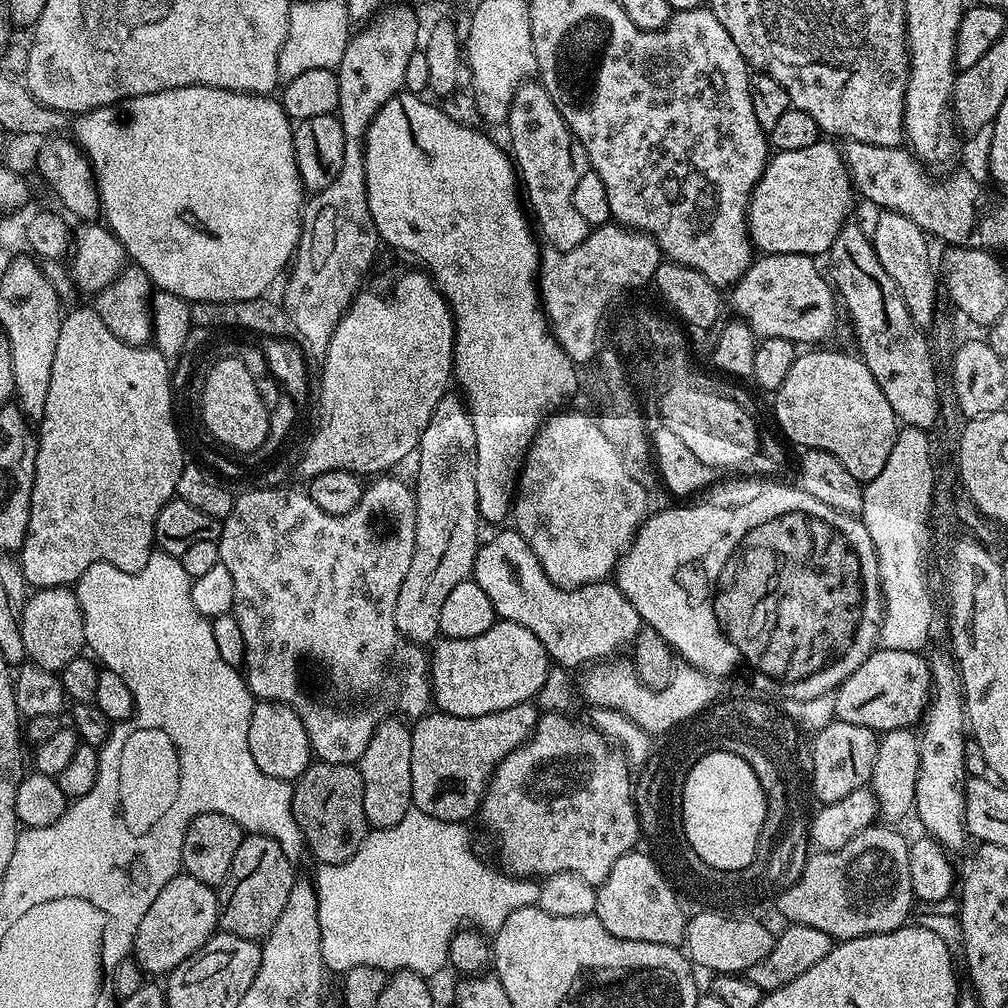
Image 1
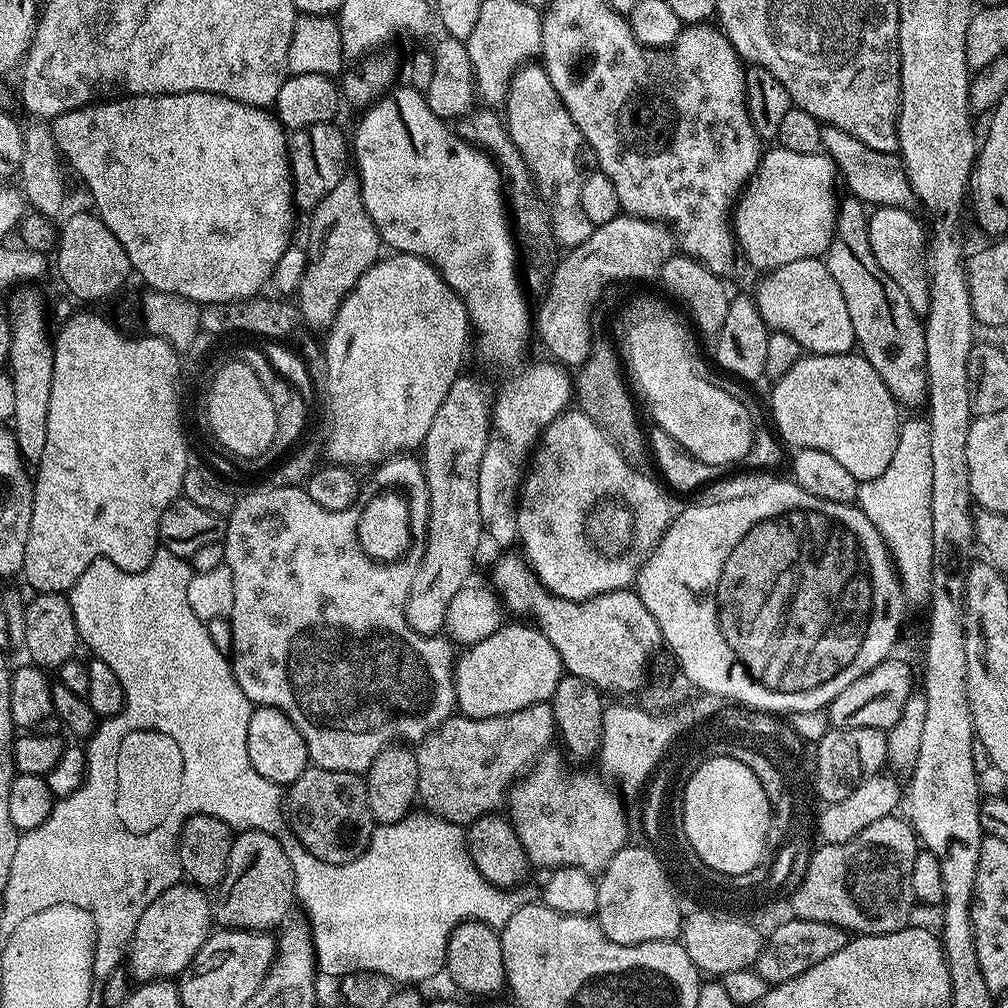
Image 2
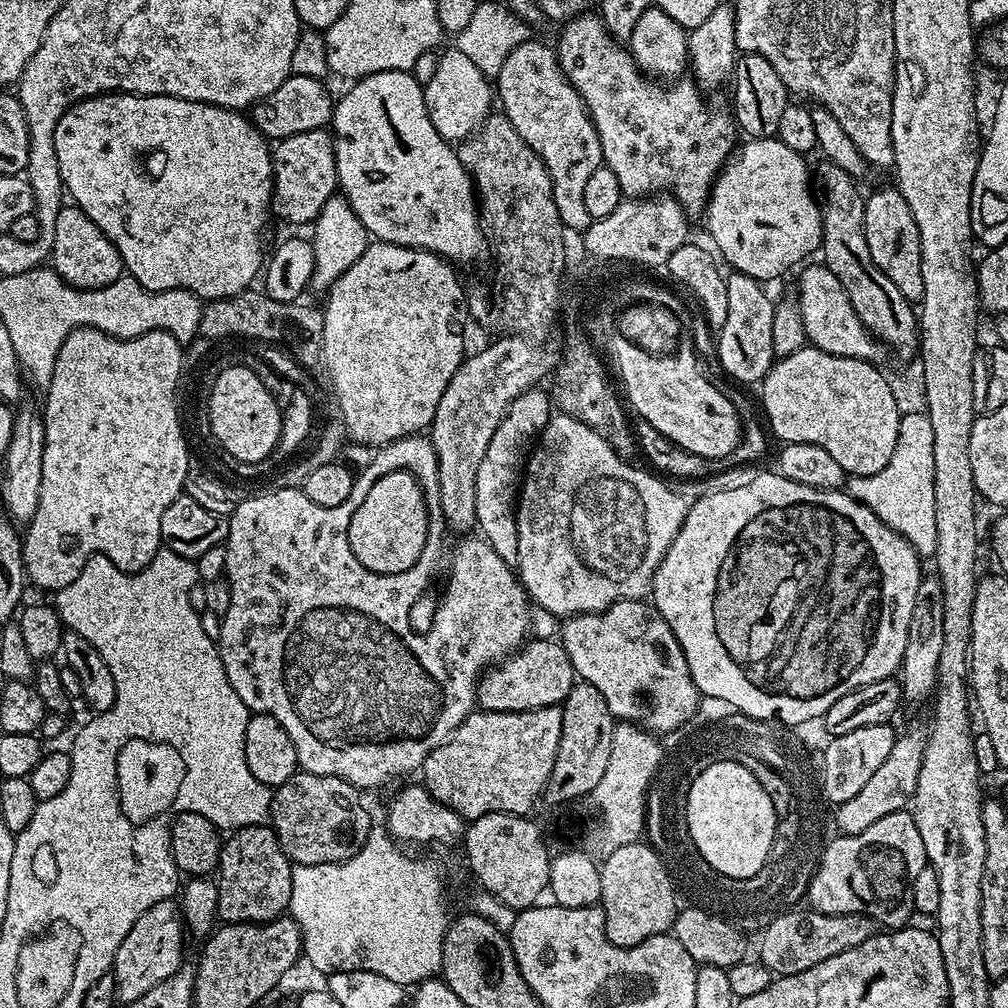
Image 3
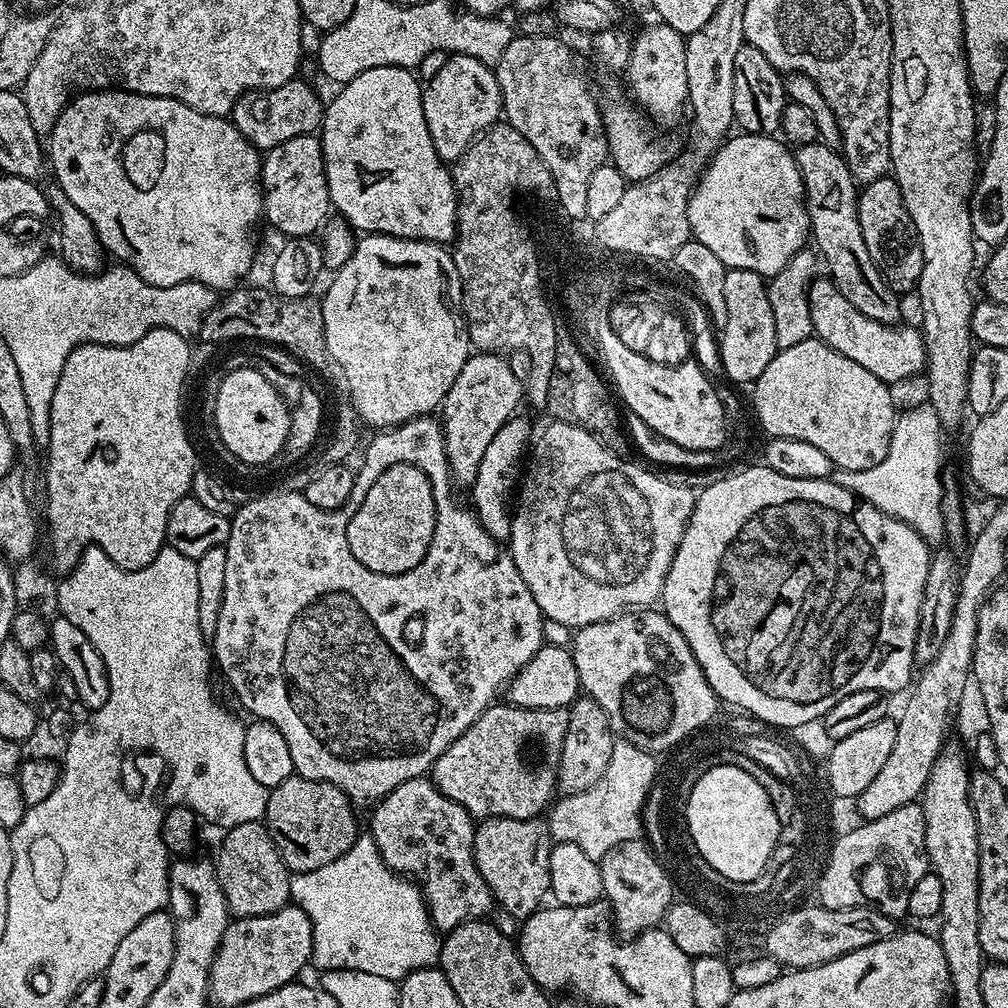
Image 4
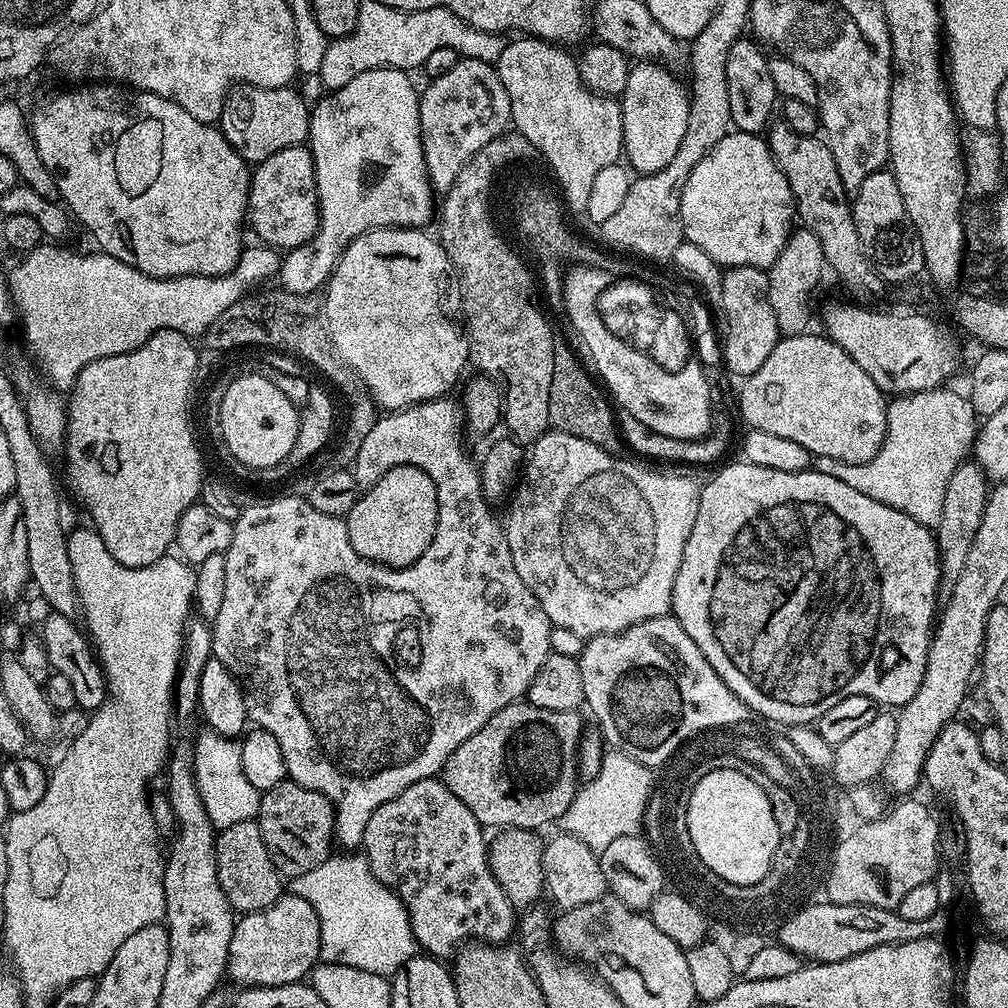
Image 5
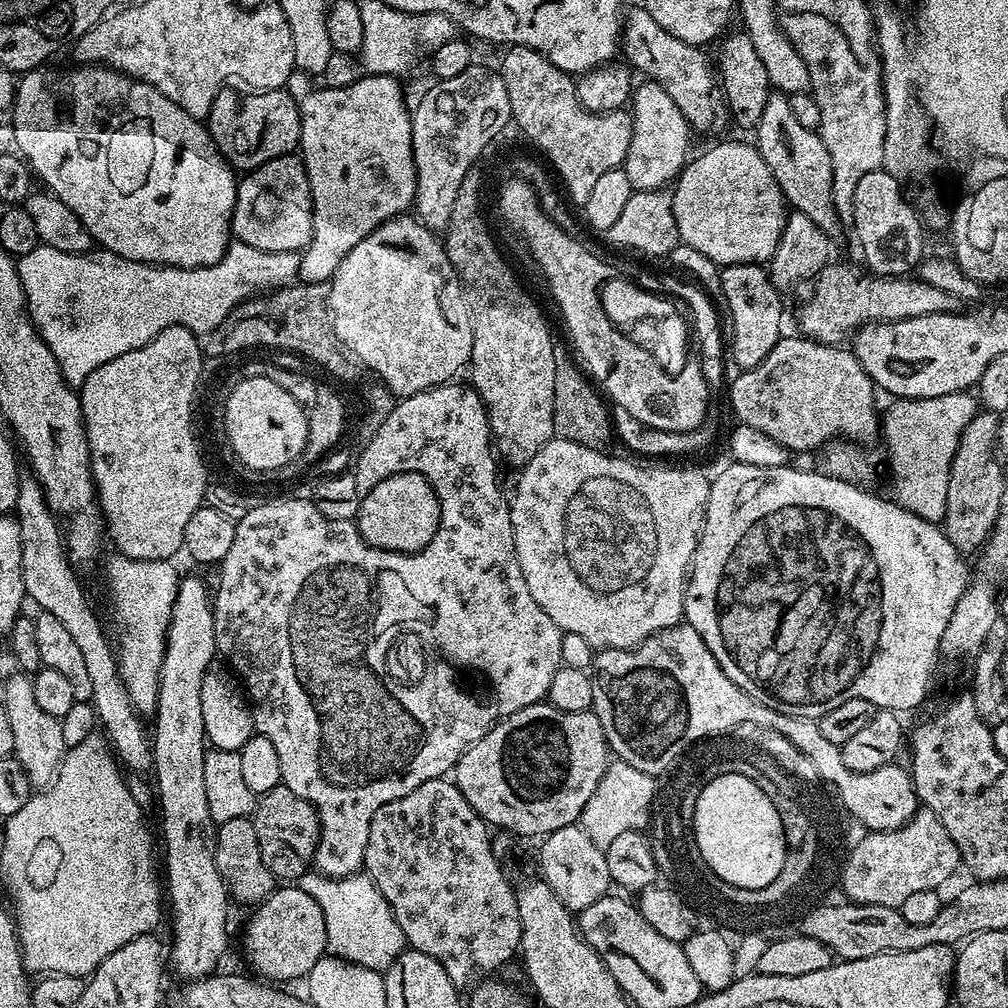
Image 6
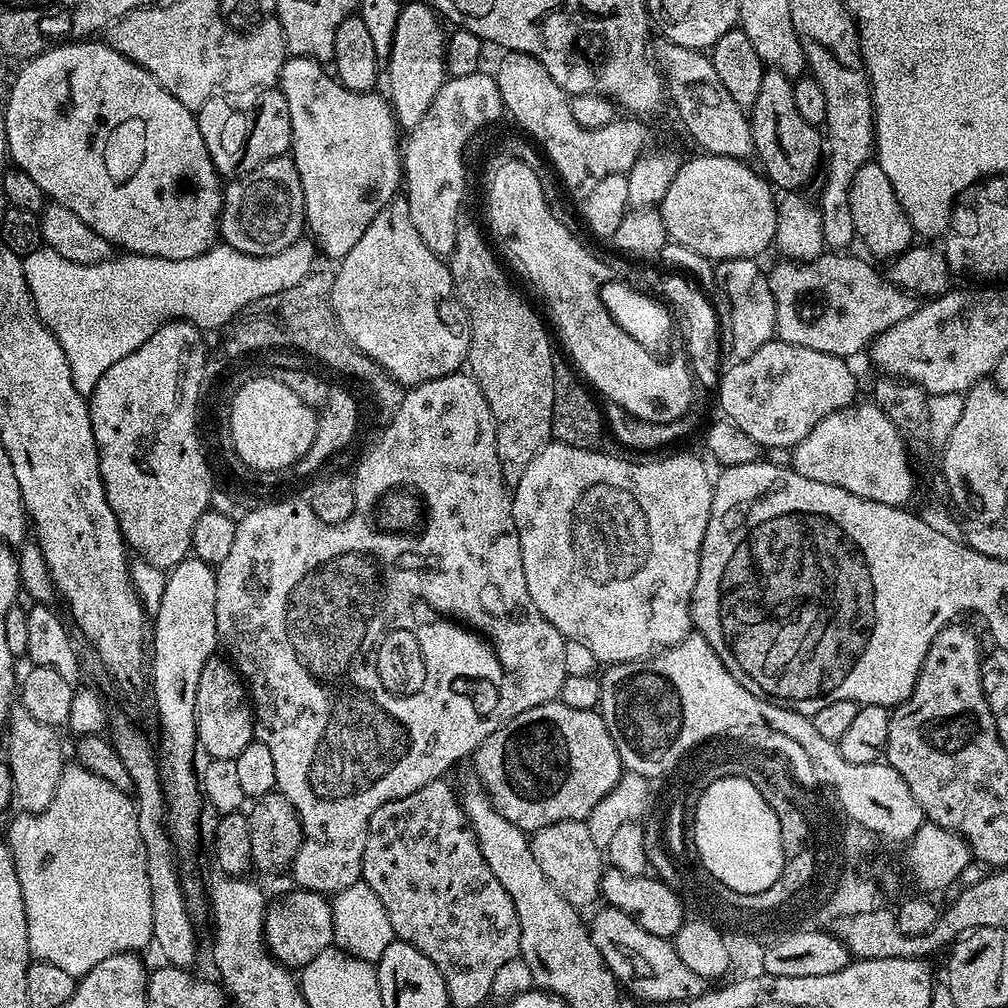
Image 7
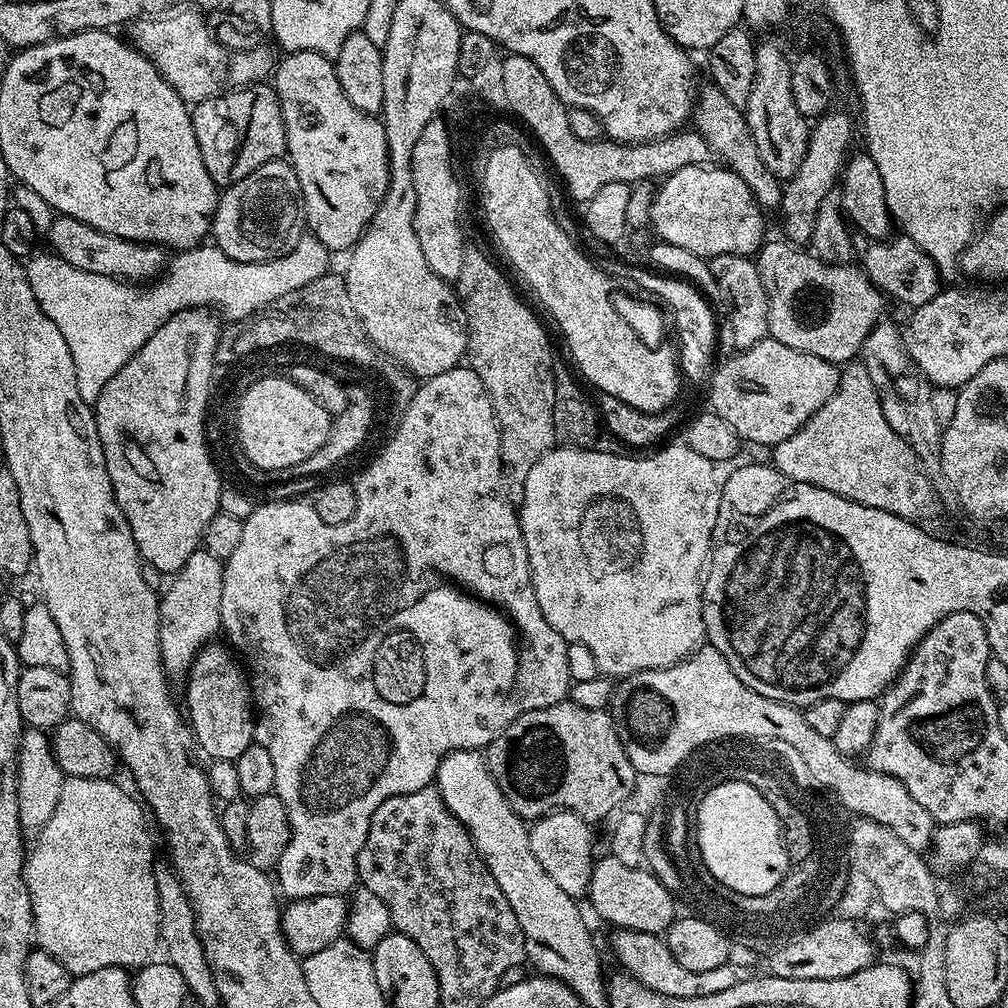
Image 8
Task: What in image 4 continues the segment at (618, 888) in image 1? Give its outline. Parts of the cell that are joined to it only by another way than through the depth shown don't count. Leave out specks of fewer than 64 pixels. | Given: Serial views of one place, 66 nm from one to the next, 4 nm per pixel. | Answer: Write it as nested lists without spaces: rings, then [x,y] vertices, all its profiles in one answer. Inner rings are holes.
[[[637,839],[616,845],[598,863],[604,887],[603,899],[612,907],[615,931],[621,937],[631,938],[655,929],[674,902],[674,880],[647,843]]]

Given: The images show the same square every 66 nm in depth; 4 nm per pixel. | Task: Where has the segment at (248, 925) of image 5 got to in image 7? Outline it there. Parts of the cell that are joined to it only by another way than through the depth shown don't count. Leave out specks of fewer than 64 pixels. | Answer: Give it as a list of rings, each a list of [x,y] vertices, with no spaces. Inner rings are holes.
[[[291,890],[281,900],[267,905],[264,914],[264,941],[272,957],[289,970],[305,968],[322,950],[333,947],[335,938],[332,901],[323,892]]]

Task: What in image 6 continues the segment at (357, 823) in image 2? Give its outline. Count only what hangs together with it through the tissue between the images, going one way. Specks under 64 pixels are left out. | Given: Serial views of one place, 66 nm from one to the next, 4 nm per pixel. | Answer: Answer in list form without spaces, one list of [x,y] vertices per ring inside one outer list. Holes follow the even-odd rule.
[[[280,783],[257,799],[250,819],[258,838],[262,862],[277,881],[299,881],[300,876],[313,867],[320,837],[320,819],[313,804],[298,798],[294,790]]]

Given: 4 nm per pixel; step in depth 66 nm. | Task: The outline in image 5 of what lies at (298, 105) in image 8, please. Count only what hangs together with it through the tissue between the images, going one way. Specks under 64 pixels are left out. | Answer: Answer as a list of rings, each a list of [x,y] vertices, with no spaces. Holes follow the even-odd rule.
[[[375,68],[374,70],[366,70],[359,72],[354,78],[350,78],[350,82],[346,82],[346,86],[329,91],[328,96],[321,98],[317,104],[311,109],[310,115],[312,121],[308,127],[307,147],[312,149],[312,157],[314,158],[314,174],[316,175],[316,193],[318,194],[318,202],[320,203],[320,228],[316,232],[316,236],[308,243],[298,246],[297,248],[287,249],[283,253],[280,270],[278,273],[279,287],[290,294],[302,294],[303,296],[311,296],[319,293],[322,288],[321,282],[327,281],[332,275],[332,271],[336,269],[336,264],[340,261],[340,255],[344,253],[344,249],[354,237],[361,236],[364,232],[370,232],[374,228],[419,228],[423,229],[424,224],[433,223],[434,220],[434,204],[432,208],[432,196],[434,197],[434,189],[432,181],[428,178],[426,170],[426,158],[422,150],[422,138],[420,137],[420,92],[418,88],[412,85],[412,80],[407,71],[403,68]]]

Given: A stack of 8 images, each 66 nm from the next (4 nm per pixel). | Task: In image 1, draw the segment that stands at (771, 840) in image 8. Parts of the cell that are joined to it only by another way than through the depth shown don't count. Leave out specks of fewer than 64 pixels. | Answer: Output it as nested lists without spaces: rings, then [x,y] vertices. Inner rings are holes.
[[[707,752],[691,769],[684,783],[684,830],[690,846],[707,866],[730,866],[736,871],[750,867],[755,858],[759,835],[767,818],[766,788],[756,777],[757,769],[735,753]]]

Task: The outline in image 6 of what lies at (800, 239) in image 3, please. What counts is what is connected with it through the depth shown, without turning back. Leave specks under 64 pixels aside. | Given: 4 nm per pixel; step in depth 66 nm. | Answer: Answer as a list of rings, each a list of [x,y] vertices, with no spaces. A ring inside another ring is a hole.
[[[728,140],[725,144],[716,144],[706,149],[697,160],[689,159],[683,171],[676,176],[671,194],[674,222],[678,226],[680,240],[706,254],[706,258],[718,266],[764,264],[772,259],[778,238],[782,236],[786,201],[778,182],[774,182],[774,174],[770,174],[770,166],[766,166],[755,143],[743,144],[740,140]]]

